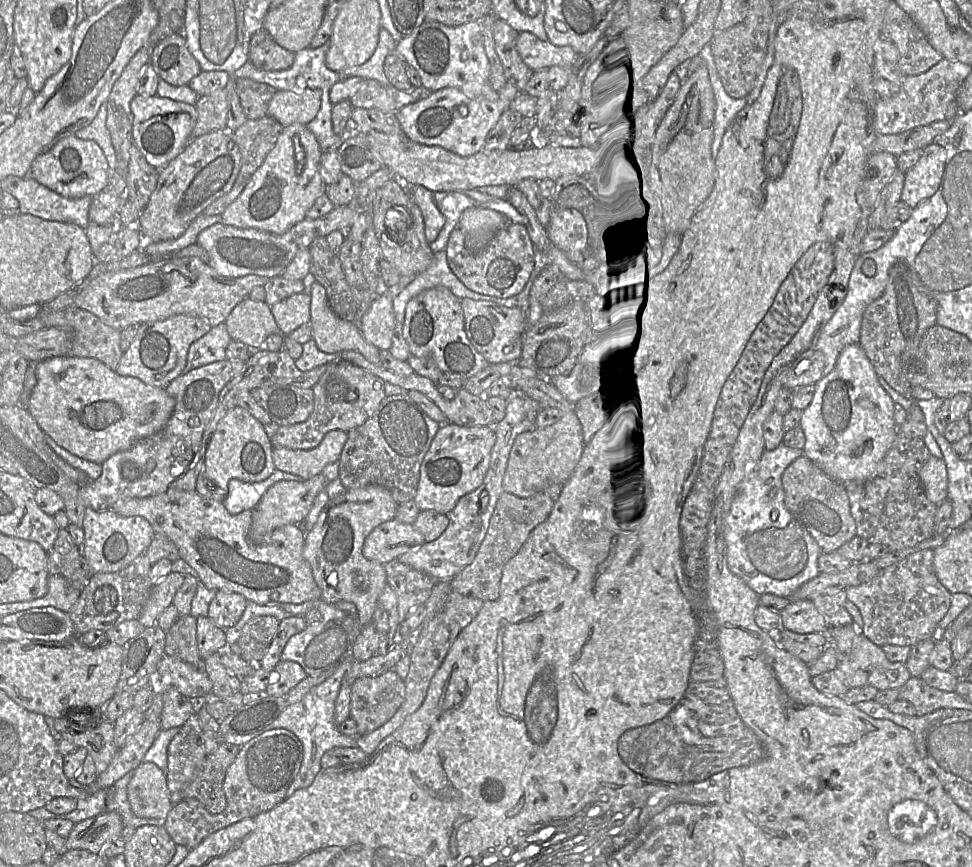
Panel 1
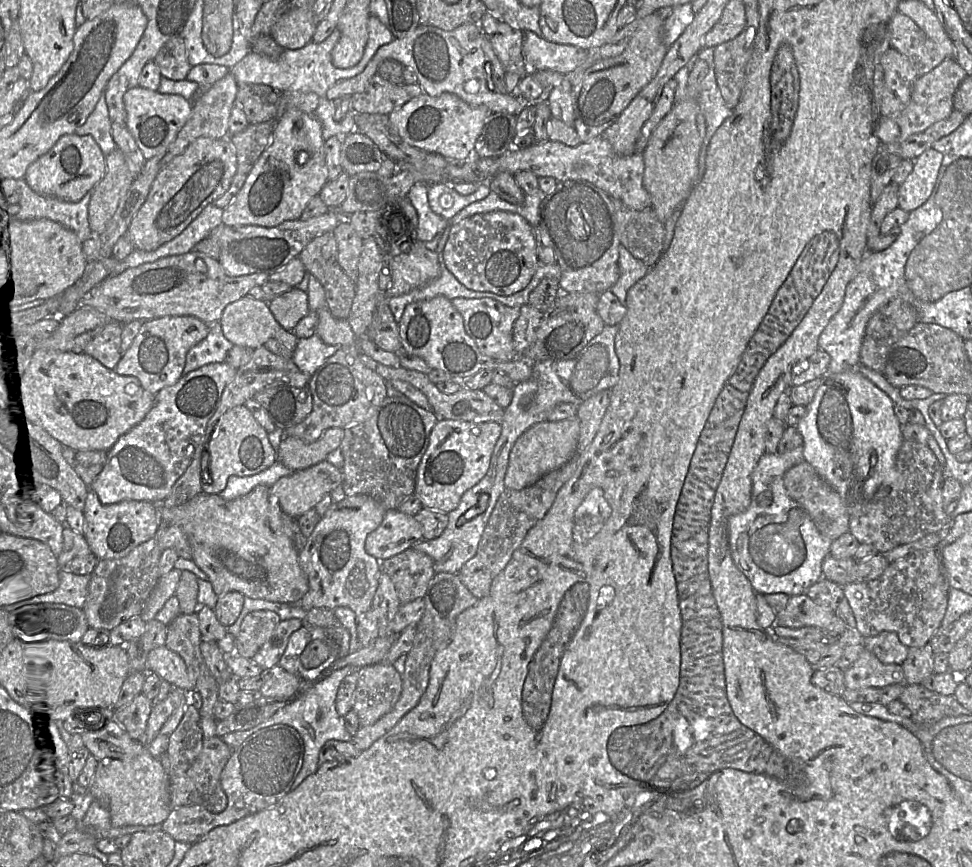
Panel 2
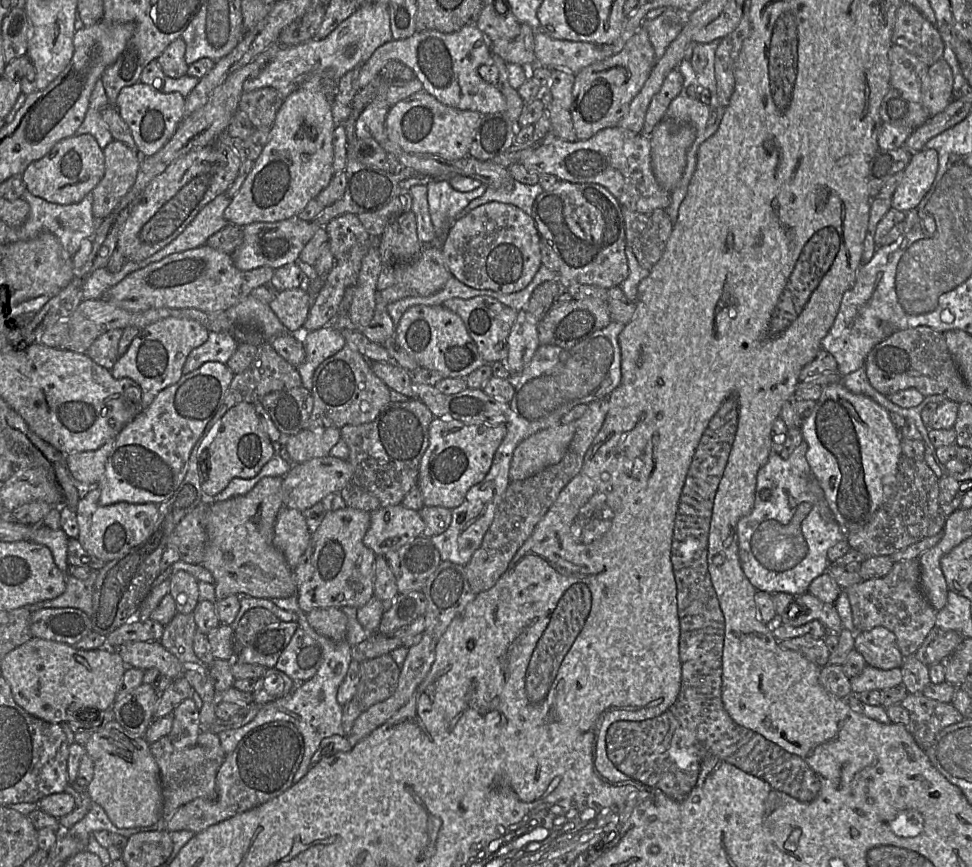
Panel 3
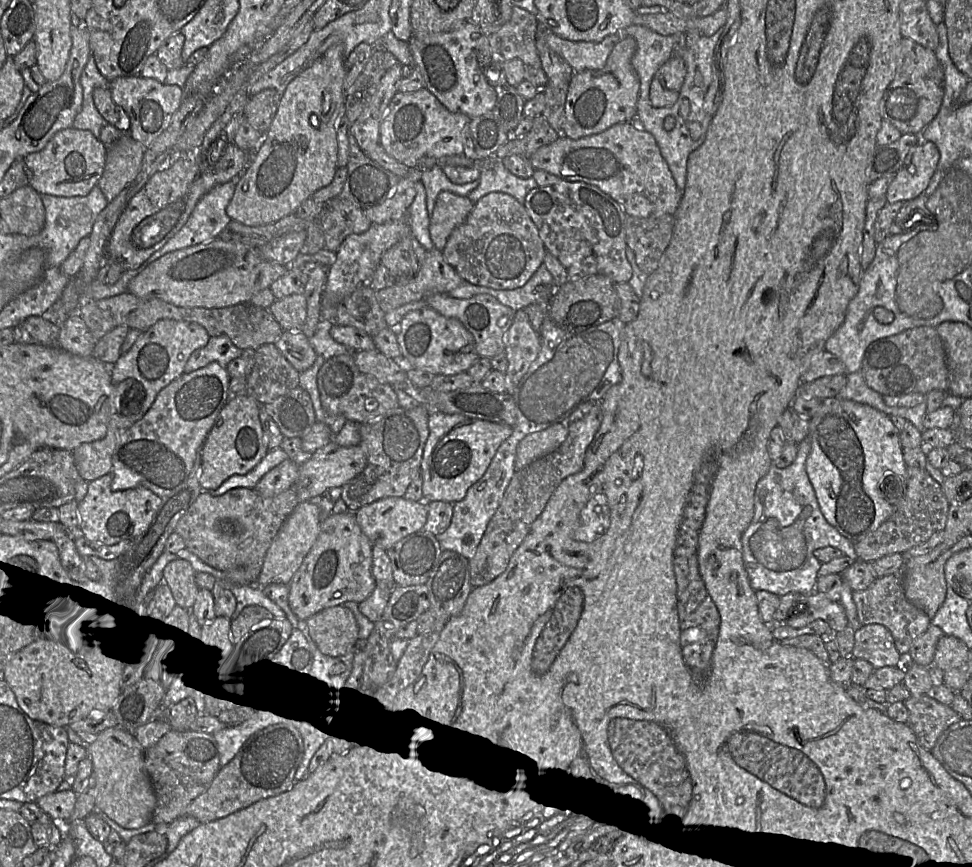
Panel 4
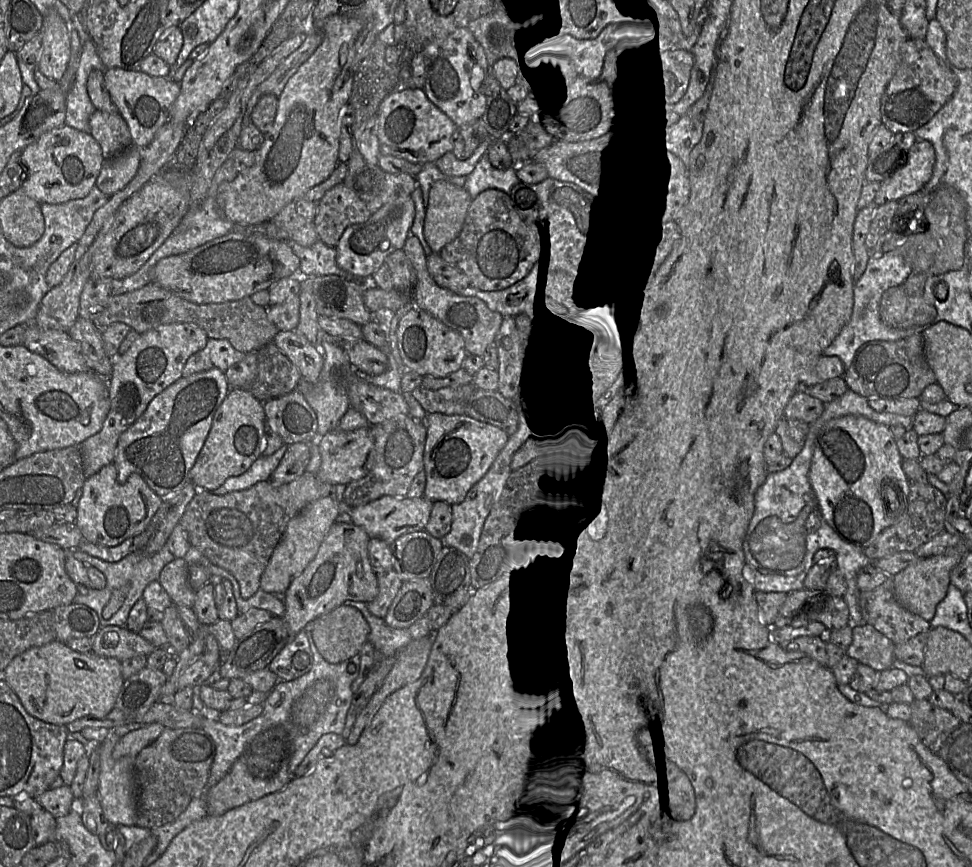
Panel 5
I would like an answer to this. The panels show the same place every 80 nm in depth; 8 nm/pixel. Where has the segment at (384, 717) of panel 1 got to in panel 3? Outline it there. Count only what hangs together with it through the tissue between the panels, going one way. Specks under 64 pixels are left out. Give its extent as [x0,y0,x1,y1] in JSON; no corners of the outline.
[356,654,400,711]

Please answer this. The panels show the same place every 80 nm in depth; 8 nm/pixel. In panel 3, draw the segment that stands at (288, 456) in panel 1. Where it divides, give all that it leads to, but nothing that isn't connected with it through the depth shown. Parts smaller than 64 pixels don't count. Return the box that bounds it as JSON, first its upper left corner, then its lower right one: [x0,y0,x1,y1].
[286,427,341,464]

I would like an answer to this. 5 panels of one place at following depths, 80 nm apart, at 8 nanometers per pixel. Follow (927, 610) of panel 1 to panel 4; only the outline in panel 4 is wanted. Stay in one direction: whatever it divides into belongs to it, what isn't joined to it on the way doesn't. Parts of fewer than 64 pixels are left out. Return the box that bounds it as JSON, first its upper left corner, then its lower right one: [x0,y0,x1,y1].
[852,569,931,658]

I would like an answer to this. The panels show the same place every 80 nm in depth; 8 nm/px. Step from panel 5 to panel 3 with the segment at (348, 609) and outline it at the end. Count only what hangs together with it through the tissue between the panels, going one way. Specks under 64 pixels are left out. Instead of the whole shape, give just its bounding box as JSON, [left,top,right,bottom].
[307,607,348,641]

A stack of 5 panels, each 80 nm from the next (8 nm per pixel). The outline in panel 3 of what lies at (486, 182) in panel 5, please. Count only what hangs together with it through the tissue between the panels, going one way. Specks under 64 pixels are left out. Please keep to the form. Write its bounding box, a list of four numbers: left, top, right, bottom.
[459,181,544,216]

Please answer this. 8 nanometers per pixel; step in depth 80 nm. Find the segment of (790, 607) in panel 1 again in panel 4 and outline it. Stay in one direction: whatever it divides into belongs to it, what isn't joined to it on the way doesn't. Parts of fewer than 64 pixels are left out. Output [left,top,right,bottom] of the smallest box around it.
[785,591,848,635]

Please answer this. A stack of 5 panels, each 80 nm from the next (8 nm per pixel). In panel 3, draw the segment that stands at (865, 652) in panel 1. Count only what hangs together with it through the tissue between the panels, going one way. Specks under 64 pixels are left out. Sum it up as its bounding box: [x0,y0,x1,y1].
[850,665,902,694]

